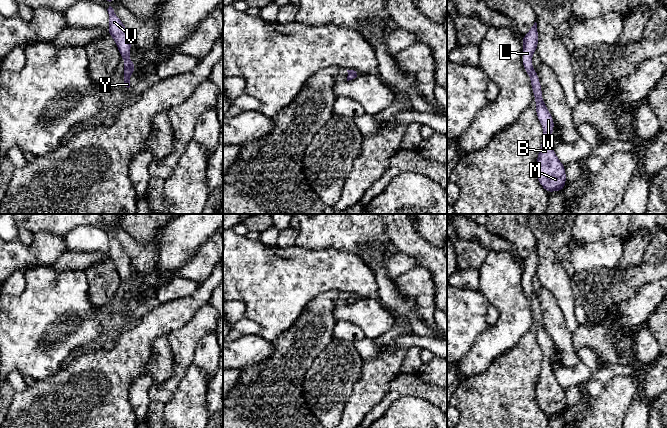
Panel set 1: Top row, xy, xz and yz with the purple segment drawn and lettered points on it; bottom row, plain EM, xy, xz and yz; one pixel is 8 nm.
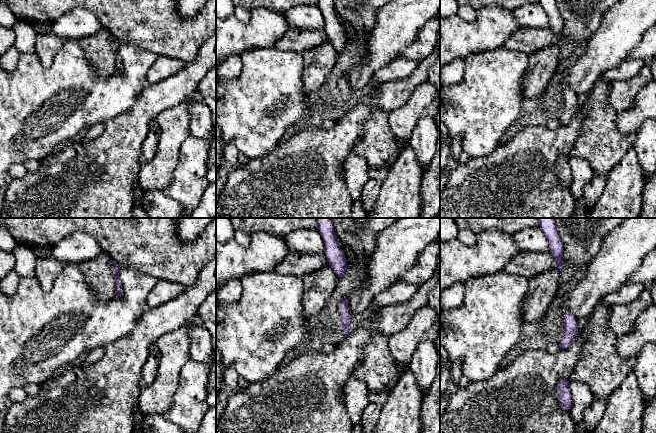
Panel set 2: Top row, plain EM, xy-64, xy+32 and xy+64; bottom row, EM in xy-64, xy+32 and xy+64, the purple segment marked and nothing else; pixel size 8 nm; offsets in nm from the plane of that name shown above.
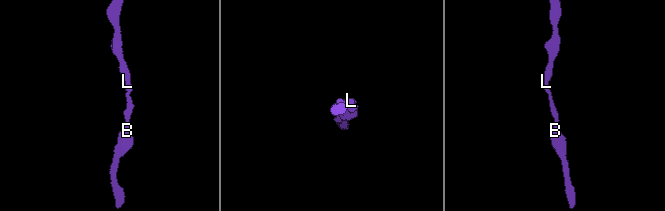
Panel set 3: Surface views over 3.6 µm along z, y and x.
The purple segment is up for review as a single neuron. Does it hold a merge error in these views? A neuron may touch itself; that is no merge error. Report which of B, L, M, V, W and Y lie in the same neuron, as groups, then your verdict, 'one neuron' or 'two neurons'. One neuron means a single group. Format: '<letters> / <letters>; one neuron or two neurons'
B L M V W Y; one neuron

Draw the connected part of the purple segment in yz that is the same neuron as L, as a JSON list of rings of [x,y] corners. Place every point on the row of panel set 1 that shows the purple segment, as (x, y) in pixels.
[[[535,22],[528,33],[522,37],[523,42],[523,67],[529,75],[531,87],[535,98],[535,109],[537,118],[543,127],[543,139],[536,160],[536,177],[540,185],[548,192],[563,191],[566,183],[565,165],[563,165],[555,154],[551,136],[554,130],[554,120],[548,111],[543,98],[542,88],[537,71],[533,69],[532,56],[537,50],[539,35],[537,23]]]

